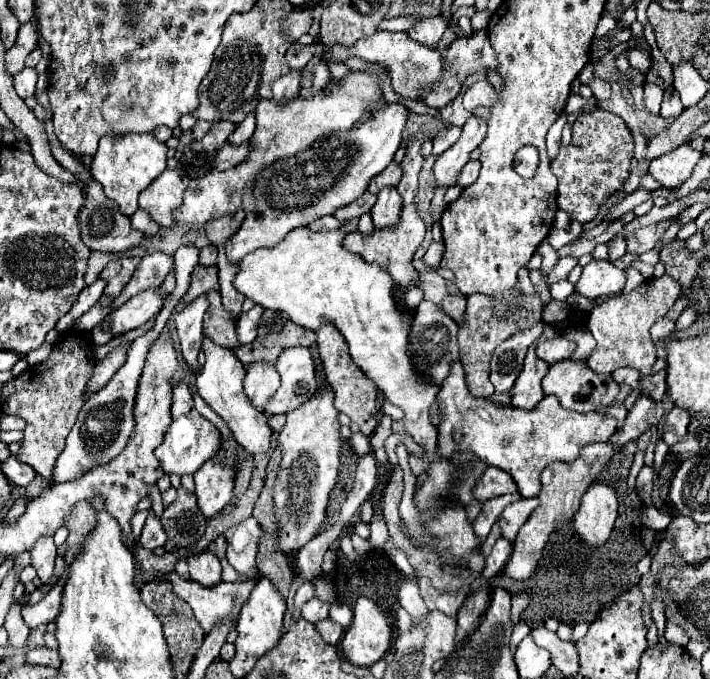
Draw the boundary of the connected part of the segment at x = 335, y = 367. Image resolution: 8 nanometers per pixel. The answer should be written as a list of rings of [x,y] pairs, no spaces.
[[[323,323],[317,329],[317,345],[319,345],[319,355],[323,361],[325,375],[327,375],[327,383],[335,391],[335,409],[339,413],[345,413],[359,427],[359,431],[369,437],[377,425],[377,387],[375,387],[375,383],[351,361],[349,347],[333,323]]]

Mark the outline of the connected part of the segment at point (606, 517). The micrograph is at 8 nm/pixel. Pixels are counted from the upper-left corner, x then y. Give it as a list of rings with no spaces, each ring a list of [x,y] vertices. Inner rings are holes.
[[[591,485],[581,499],[581,507],[573,517],[575,531],[589,545],[603,545],[617,519],[617,495],[607,485]]]

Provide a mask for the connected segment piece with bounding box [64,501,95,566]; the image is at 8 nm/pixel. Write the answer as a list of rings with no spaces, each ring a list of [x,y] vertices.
[[[79,501],[77,505],[71,507],[69,515],[65,517],[65,527],[69,529],[69,537],[67,537],[69,547],[64,559],[69,566],[77,551],[83,547],[83,539],[87,537],[87,533],[95,527],[95,515],[91,513],[91,507],[87,501]]]

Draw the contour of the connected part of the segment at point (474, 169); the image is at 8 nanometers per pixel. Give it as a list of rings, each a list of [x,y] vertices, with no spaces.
[[[469,161],[469,163],[461,169],[461,173],[459,173],[459,177],[457,177],[457,185],[461,185],[461,187],[471,185],[471,183],[479,177],[479,169],[481,169],[479,161]]]

